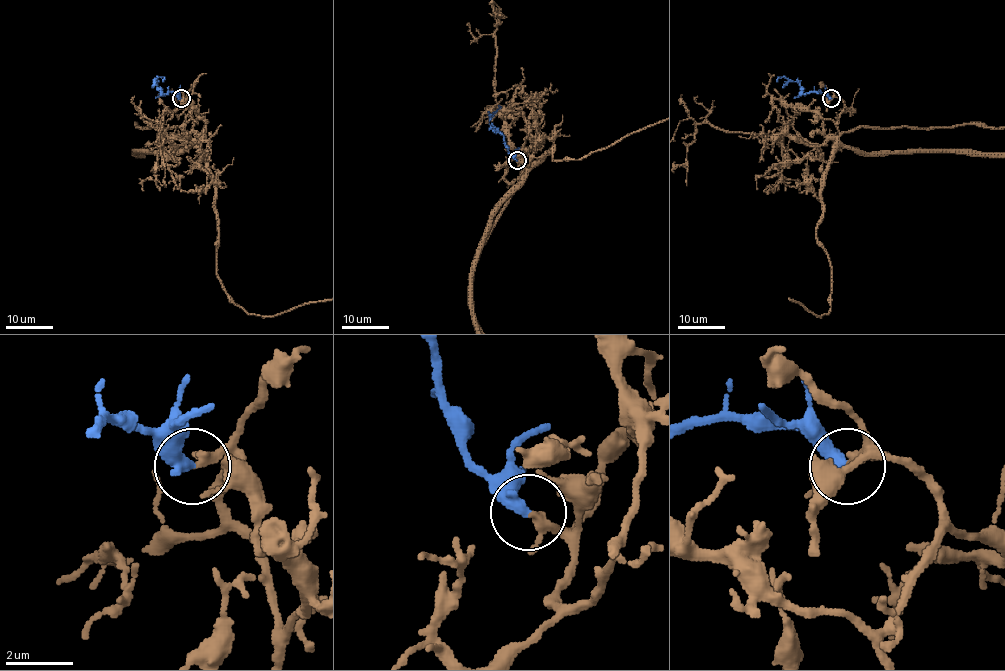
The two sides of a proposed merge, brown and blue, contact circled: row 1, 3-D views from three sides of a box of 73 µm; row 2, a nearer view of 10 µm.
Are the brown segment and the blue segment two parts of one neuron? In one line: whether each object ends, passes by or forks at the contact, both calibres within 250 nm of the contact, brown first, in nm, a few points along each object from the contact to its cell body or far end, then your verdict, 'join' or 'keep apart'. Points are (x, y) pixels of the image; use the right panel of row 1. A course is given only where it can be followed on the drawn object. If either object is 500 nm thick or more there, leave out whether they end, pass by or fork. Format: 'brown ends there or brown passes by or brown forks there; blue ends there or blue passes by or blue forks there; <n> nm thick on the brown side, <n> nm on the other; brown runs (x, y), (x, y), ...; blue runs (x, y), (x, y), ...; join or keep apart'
brown passes by; blue ends there; 240 nm thick on the brown side, 440 nm on the other; blue runs (831, 98), (823, 93), (803, 93), (800, 85), (783, 77), (779, 77), (776, 82); join

